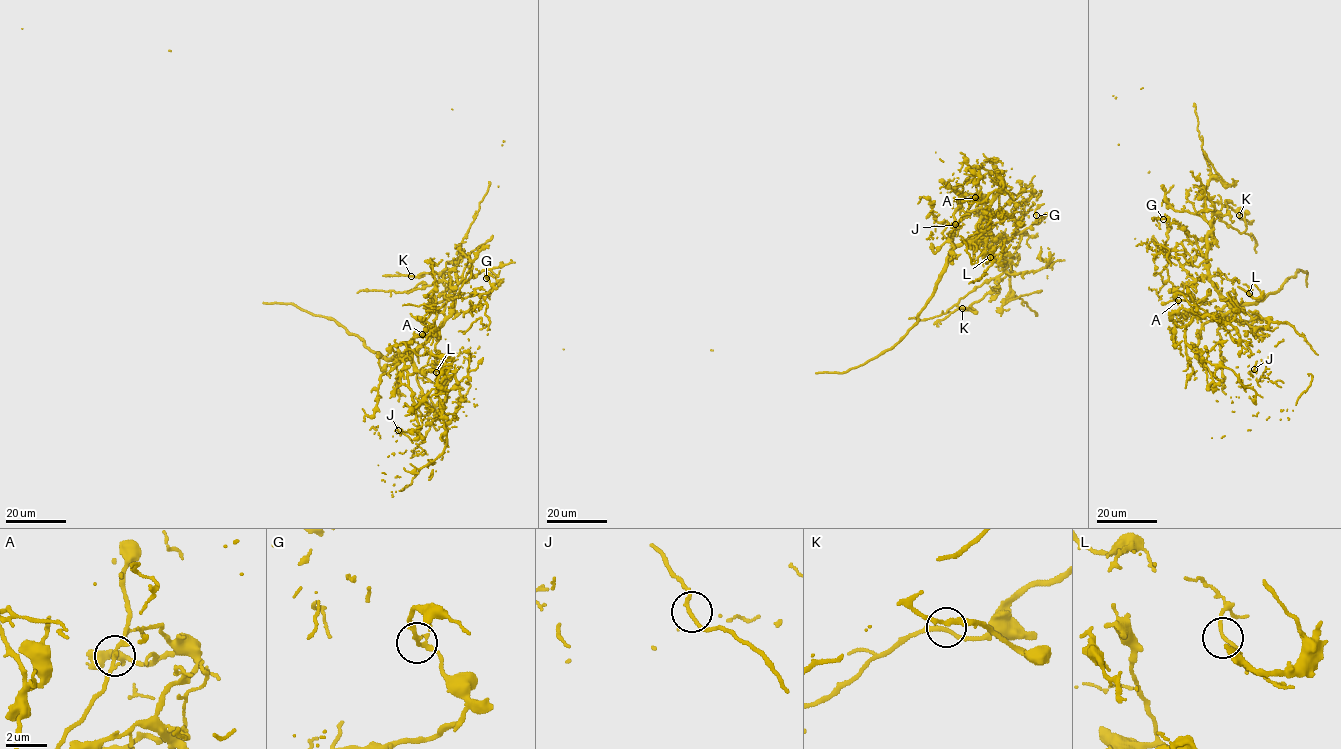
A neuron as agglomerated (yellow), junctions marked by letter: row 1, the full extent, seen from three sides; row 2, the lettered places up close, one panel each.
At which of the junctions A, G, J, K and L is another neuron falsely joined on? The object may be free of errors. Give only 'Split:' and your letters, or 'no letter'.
Split: G

